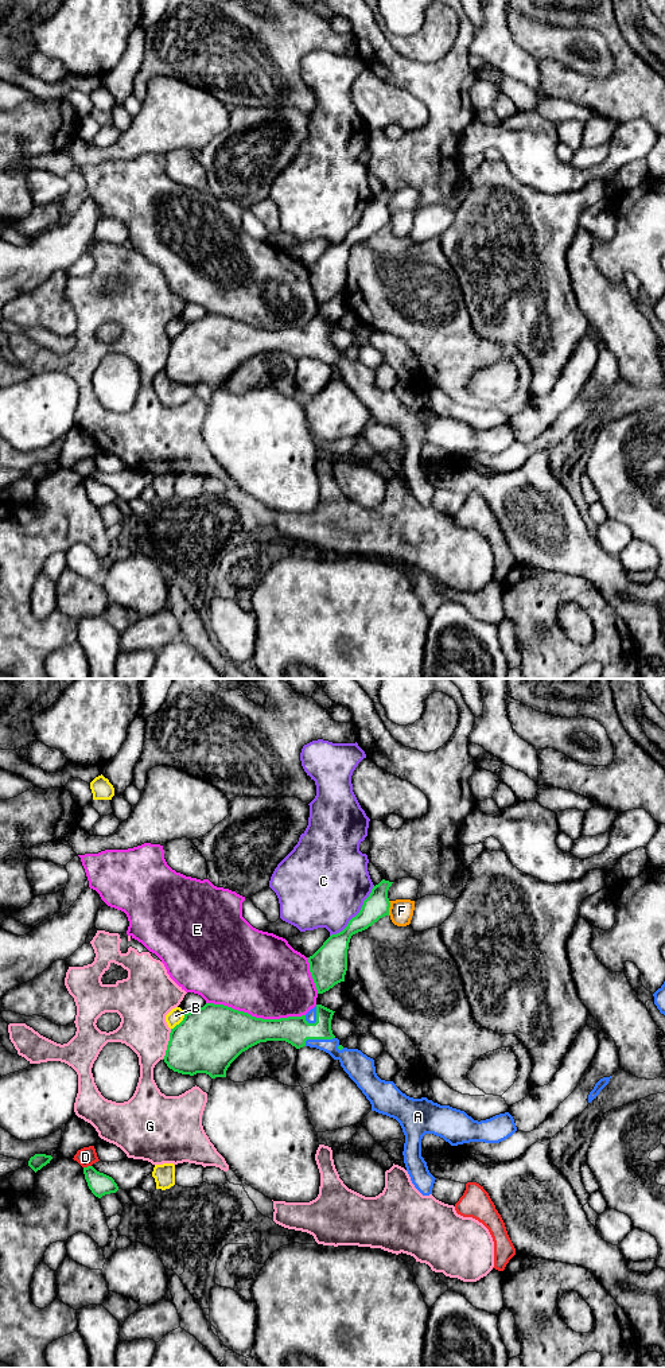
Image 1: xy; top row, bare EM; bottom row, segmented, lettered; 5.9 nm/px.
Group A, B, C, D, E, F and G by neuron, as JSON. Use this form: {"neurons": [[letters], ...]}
{"neurons": [["A"], ["B"], ["C"], ["D"], ["E"], ["F"], ["G"]]}

